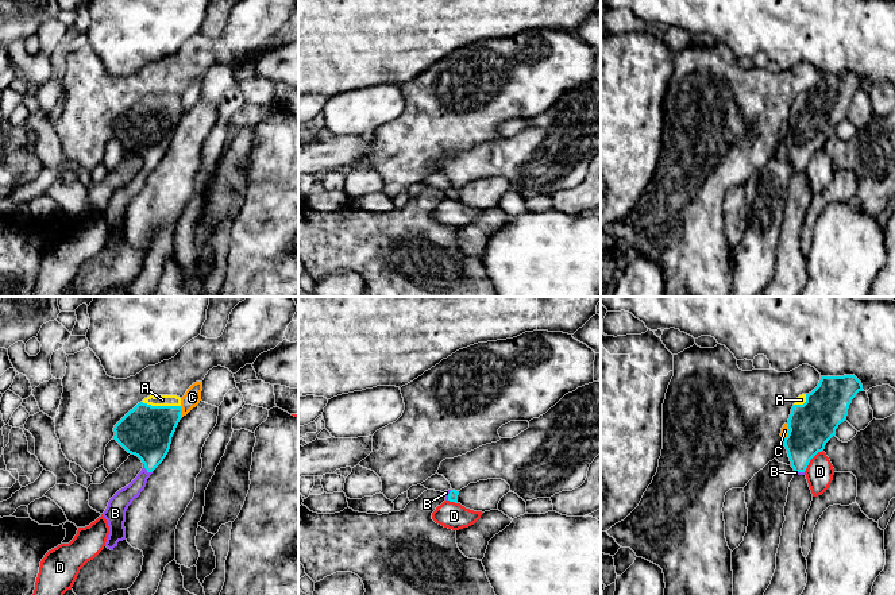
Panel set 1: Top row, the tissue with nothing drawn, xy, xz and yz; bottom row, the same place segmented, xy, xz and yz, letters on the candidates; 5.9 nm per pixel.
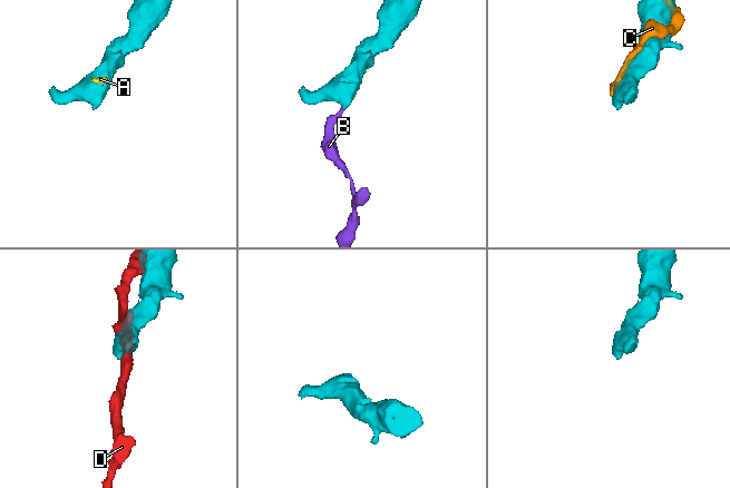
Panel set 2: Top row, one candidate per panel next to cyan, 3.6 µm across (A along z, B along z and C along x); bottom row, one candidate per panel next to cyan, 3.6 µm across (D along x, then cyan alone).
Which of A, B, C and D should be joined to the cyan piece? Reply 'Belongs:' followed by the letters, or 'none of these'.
Belongs: A, B

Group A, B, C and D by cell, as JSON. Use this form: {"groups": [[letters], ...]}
{"groups": [["A", "B"], ["C"], ["D"]]}

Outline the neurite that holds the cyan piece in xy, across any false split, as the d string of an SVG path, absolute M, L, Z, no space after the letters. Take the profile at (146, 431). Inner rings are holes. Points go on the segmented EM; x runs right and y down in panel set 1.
M150 395L130 410L113 428L116 440L128 453L138 456L143 468L124 488L108 502L103 517L109 526L105 546L113 550L126 540L126 511L144 490L153 471L166 457L171 437L181 420L181 398L177 395Z

